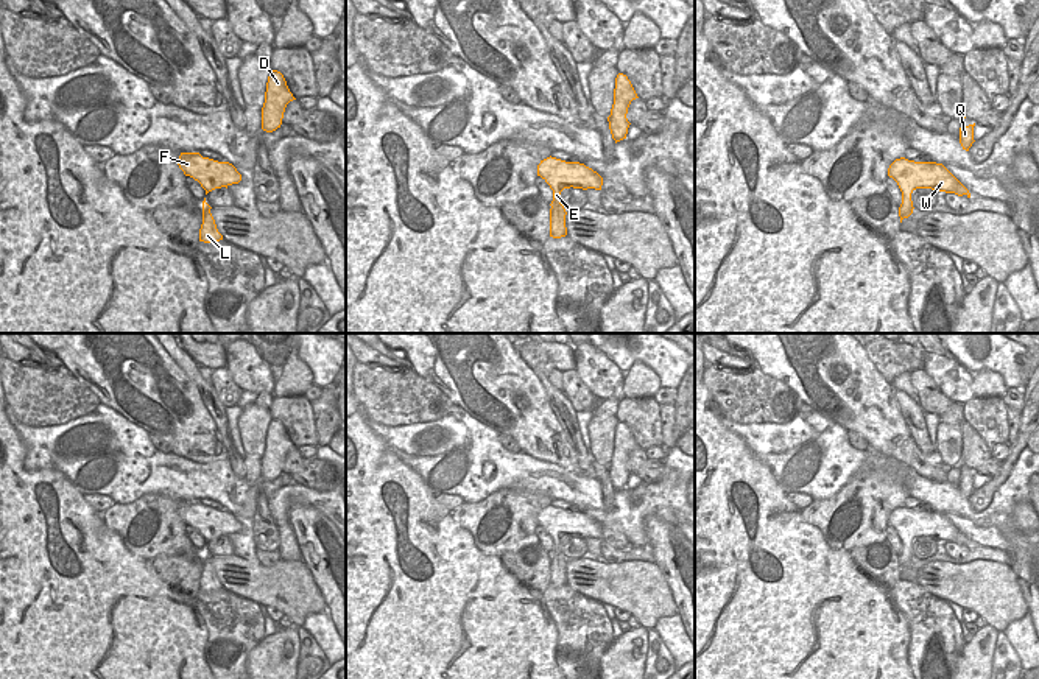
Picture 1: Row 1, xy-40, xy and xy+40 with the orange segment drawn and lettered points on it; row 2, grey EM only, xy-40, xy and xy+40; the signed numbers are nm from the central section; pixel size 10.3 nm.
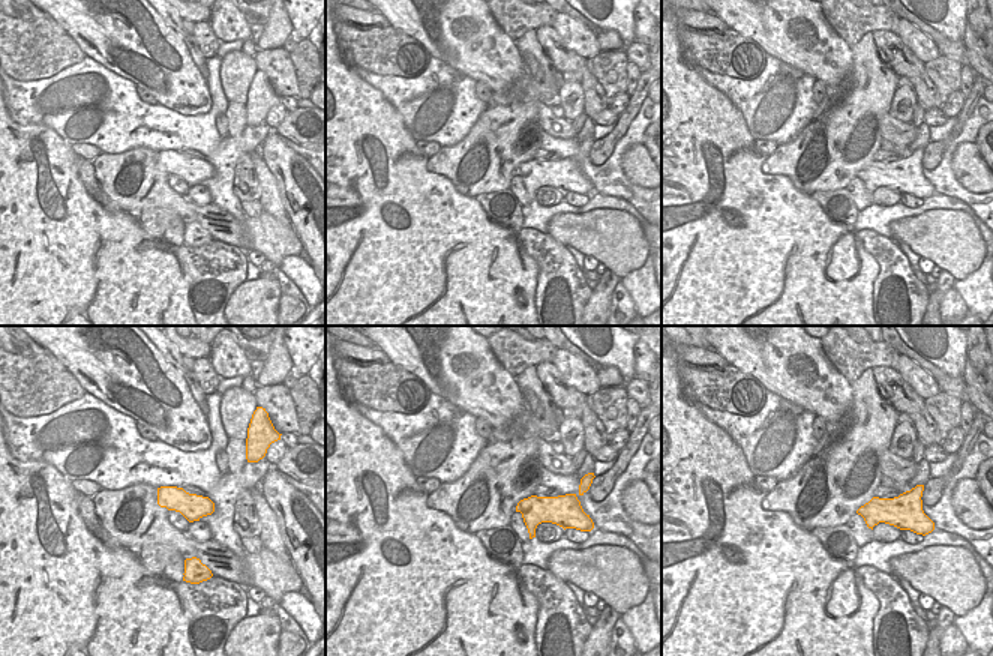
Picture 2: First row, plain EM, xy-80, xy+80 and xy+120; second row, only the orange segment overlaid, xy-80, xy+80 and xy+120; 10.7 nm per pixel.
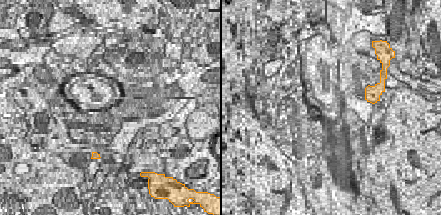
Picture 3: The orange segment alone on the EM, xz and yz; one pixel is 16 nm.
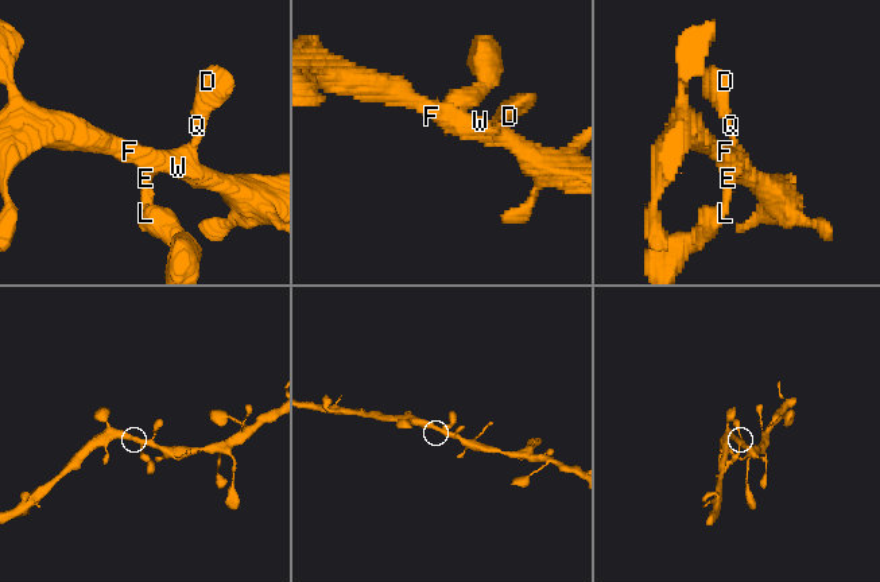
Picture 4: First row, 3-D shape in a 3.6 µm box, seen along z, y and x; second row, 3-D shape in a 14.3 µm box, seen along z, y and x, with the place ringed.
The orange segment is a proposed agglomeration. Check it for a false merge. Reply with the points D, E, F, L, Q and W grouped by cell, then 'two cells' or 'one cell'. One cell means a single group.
D E F L Q W | one cell

